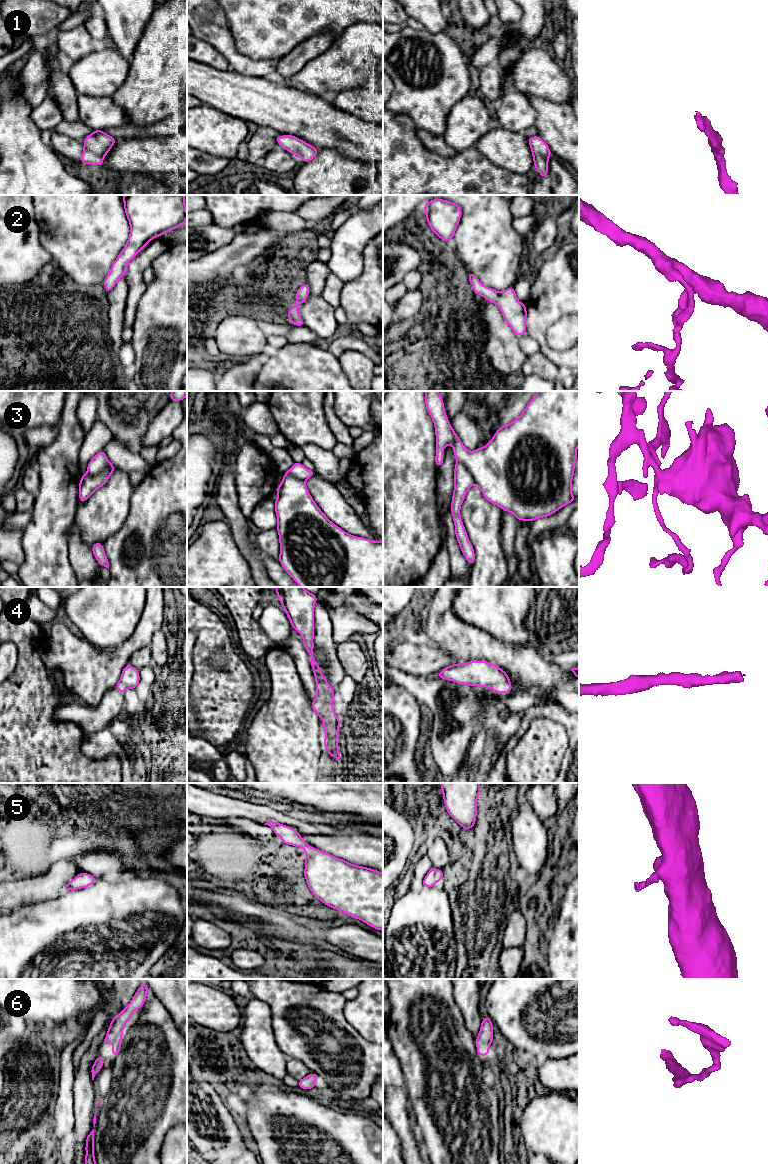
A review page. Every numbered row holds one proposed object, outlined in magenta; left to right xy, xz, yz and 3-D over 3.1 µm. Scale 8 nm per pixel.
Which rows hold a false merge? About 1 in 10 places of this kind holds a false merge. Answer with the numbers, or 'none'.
3

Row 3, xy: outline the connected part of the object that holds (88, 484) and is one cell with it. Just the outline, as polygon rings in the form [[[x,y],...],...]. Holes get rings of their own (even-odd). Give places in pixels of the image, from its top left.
[[[109,463],[106,470],[101,474],[82,475],[79,483],[79,501],[86,501],[98,488],[105,485],[114,470],[115,466]]]

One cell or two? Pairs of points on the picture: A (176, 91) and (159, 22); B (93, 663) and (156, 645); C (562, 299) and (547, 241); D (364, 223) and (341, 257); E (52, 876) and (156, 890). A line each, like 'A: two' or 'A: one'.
A: one
B: two
C: two
D: one
E: two

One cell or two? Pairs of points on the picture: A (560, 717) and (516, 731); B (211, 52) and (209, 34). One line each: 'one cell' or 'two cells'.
A: one cell
B: two cells

